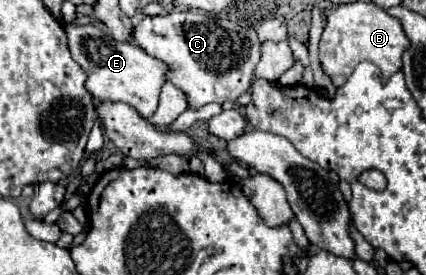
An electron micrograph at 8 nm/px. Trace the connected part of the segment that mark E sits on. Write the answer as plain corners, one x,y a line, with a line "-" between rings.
66,25
68,45
72,59
88,73
86,89
98,101
120,101
132,105
140,117
150,119
158,107
158,95
166,83
168,65
144,53
138,45
124,41
114,41
96,25

